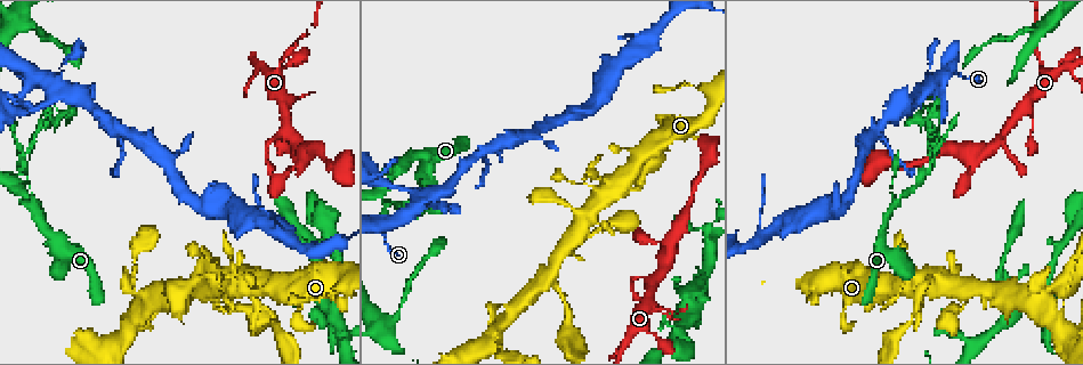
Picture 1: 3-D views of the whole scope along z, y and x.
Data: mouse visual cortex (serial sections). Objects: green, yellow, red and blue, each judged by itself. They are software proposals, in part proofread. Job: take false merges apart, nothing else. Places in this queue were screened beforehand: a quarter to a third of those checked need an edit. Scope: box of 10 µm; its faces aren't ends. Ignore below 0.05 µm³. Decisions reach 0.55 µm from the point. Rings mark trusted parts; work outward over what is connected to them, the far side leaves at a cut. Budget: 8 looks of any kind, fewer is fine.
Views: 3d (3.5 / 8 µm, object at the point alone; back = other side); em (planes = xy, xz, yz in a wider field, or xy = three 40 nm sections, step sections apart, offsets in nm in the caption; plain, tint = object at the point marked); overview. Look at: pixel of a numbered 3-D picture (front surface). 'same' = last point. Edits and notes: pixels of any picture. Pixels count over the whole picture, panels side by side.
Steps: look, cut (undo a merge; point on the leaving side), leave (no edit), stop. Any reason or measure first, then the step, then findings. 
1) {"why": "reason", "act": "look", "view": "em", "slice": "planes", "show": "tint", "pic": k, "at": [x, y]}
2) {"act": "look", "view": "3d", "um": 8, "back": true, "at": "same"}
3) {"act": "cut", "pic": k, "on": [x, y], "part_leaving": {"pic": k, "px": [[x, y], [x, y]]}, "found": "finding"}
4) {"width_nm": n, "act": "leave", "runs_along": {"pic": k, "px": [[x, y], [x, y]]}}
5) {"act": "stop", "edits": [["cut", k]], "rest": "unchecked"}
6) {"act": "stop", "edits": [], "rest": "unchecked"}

{"why": "a fork", "act": "look", "view": "3d", "um": 8, "pic": 1, "at": [251, 294]}

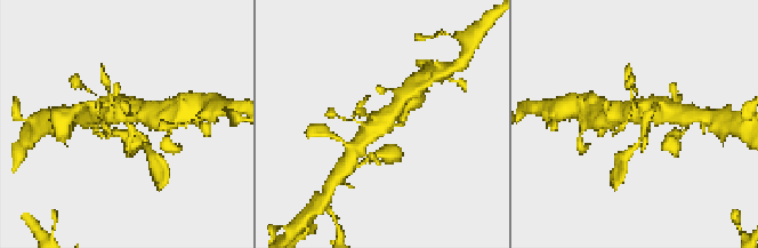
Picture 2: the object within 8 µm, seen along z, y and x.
{"act": "look", "view": "3d", "um": 3.5, "at": "same"}

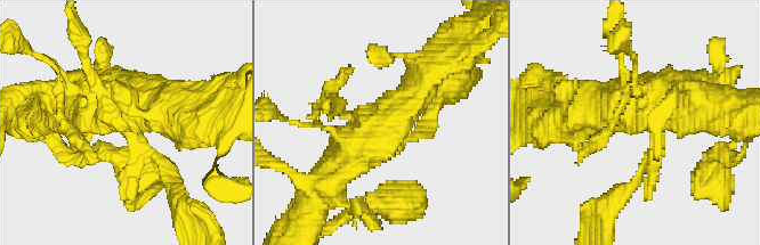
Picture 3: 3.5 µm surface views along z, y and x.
{"why": "now the EM", "act": "look", "view": "em", "slice": "xy", "step": 3, "show": "tint", "pic": 3, "at": [123, 121]}

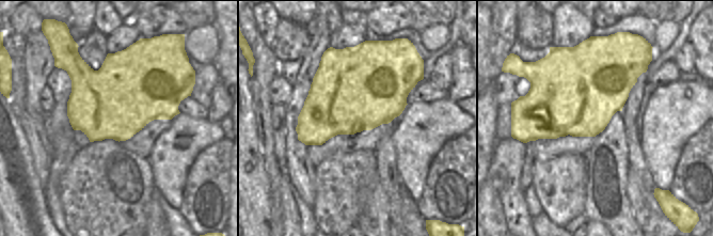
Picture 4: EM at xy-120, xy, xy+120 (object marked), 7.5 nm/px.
{"act": "leave", "runs_along": {"pic": 3, "px": [[420, 80], [417, 95], [318, 188]]}, "found": "all the same cell"}

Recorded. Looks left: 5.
{"why": "two arms in line, one across", "act": "look", "view": "3d", "um": 3.5, "pic": 1, "at": [934, 82]}

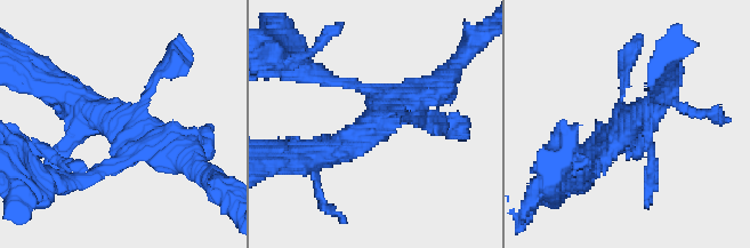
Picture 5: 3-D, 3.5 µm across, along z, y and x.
{"why": "need the tissue", "act": "look", "view": "em", "slice": "xy", "step": 5, "show": "tint", "pic": 5, "at": [127, 121]}

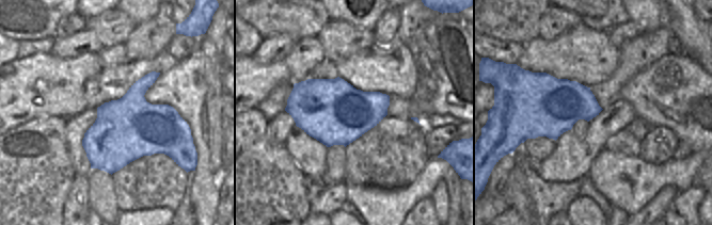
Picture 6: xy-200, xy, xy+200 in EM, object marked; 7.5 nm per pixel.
{"act": "leave", "found": "one cell here"}

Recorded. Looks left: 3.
{"why": "a fork", "act": "look", "view": "3d", "um": 8, "back": true, "pic": 1, "at": [18, 188]}

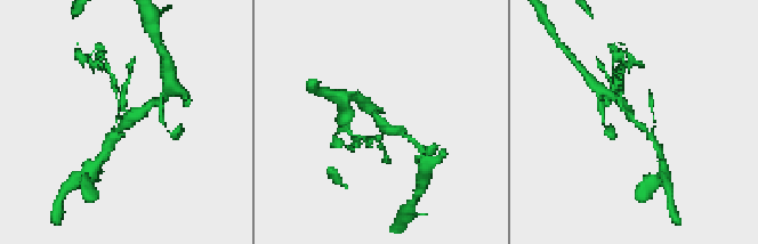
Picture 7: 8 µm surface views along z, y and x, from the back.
{"act": "look", "view": "3d", "um": 3.5, "back": true, "at": "same"}

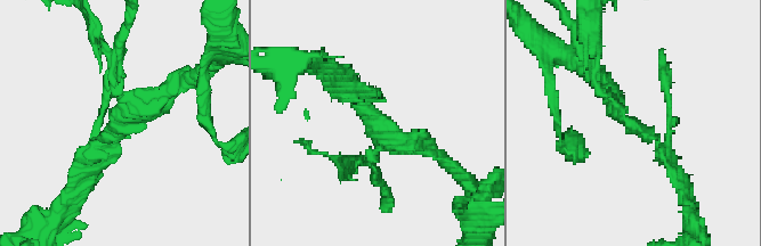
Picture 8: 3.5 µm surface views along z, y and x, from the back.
{"arm_widths_nm": [100, 200, 250], "act": "cut", "pic": 8, "on": [119, 91], "part_leaving": {"pic": 8, "px": [[104, 140], [128, 113], [114, 74]]}, "found": "a second cell is stuck on"}

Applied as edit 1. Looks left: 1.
{"act": "stop", "edits": [["cut", 8]], "rest": "unchecked"}

